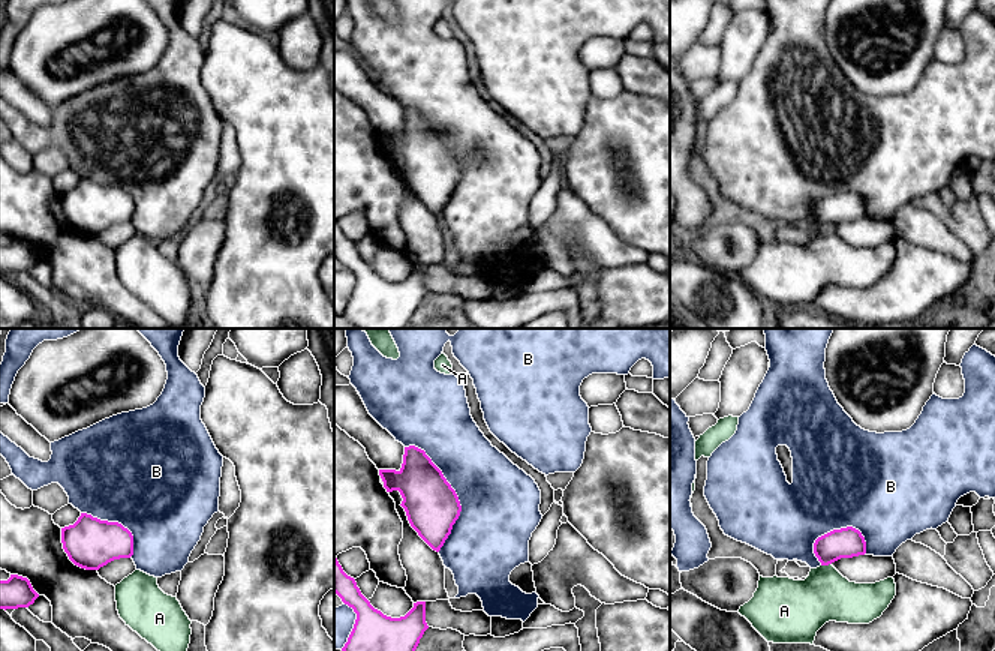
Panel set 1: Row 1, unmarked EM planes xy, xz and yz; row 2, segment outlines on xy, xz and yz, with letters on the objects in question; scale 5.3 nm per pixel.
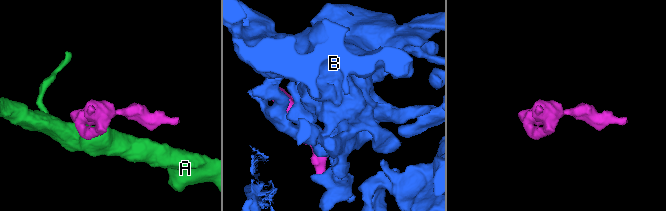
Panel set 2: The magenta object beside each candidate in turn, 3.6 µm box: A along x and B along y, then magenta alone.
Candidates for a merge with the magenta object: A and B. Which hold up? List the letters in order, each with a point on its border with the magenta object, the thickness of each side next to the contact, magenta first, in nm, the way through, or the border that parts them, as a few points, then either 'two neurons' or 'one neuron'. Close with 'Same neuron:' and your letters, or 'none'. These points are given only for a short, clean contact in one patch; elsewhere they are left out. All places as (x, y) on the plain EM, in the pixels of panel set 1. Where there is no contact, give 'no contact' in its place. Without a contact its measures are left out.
A: contact yz (826, 228); calibres 160 and 280 nm; two neurons
B: contact xz (454, 156); calibres 300 and 420 nm; two neurons
Same neuron: none

